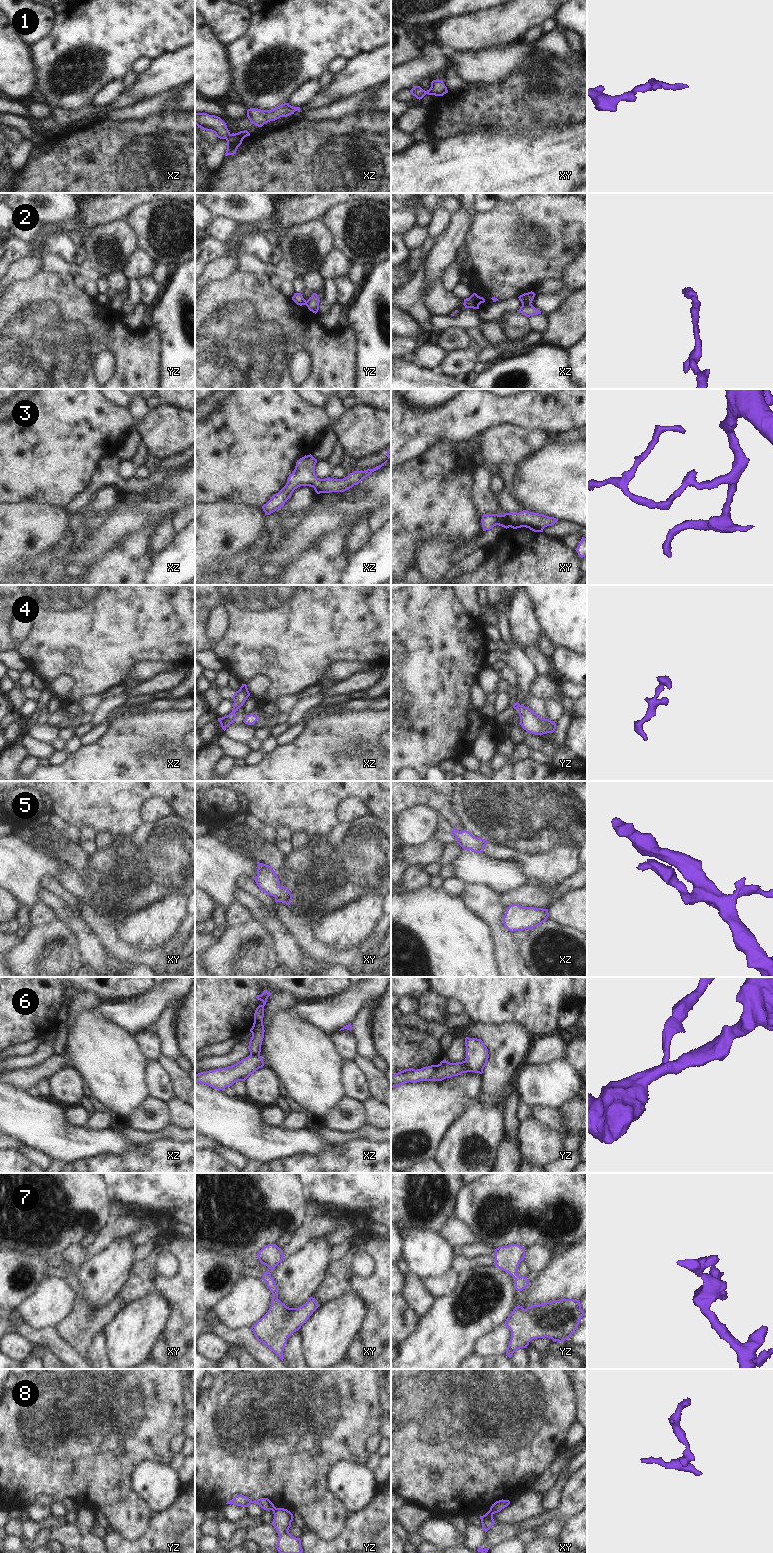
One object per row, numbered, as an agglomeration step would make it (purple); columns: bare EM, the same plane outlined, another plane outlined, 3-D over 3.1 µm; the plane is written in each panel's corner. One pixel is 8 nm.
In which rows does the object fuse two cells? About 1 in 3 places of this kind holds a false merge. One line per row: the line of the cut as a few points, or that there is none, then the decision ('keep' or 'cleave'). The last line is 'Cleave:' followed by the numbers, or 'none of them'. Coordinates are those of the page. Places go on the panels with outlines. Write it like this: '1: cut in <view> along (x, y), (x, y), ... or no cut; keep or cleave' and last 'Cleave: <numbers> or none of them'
1: no cut; keep
2: cut in xz along (522, 303), (530, 304); cleave
3: no cut; keep
4: no cut; keep
5: no cut; keep
6: cut in yz along (464, 1061), (471, 1071); cleave
7: no cut; keep
8: cut in xy along (490, 1508), (494, 1513); cleave
Cleave: 2, 6, 8

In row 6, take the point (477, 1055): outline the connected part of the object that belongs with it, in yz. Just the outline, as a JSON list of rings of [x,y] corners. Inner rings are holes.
[[[465,1038],[466,1058],[465,1062],[471,1072],[483,1073],[489,1058],[488,1049],[481,1039]]]

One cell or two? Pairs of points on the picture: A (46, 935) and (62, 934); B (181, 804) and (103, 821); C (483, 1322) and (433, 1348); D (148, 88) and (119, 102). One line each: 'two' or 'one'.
A: one
B: one
C: one
D: two

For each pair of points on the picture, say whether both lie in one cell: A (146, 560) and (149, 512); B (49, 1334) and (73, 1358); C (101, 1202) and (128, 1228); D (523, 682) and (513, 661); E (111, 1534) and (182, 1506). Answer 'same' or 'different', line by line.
A: different
B: same
C: different
D: same
E: same

